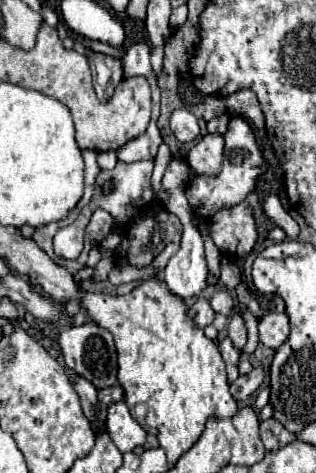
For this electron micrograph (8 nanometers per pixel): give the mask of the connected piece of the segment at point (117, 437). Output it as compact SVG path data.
M123 401L109 405L105 427L107 427L111 441L117 445L117 449L121 453L133 451L135 447L143 445L145 437L147 437L145 429L129 415L129 409Z

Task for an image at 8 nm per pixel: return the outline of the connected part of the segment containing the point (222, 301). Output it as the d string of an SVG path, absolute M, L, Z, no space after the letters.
M219 289L219 291L215 291L215 293L211 295L209 303L211 303L211 307L213 307L217 313L223 313L223 315L227 315L227 317L233 313L233 307L235 307L229 289Z

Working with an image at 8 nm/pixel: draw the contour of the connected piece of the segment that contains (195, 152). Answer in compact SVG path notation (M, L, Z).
M221 133L205 135L187 153L185 161L195 171L195 175L217 175L217 171L221 171L223 161L223 135Z

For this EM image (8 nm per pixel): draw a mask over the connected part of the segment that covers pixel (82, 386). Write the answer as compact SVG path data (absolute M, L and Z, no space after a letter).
M77 377L77 379L73 381L73 387L75 387L77 395L81 397L83 413L85 413L85 417L91 421L91 425L95 427L95 431L99 431L99 433L105 431L103 423L97 423L97 419L93 417L93 409L95 409L95 403L97 403L97 389L95 389L87 379L83 379L83 377Z

